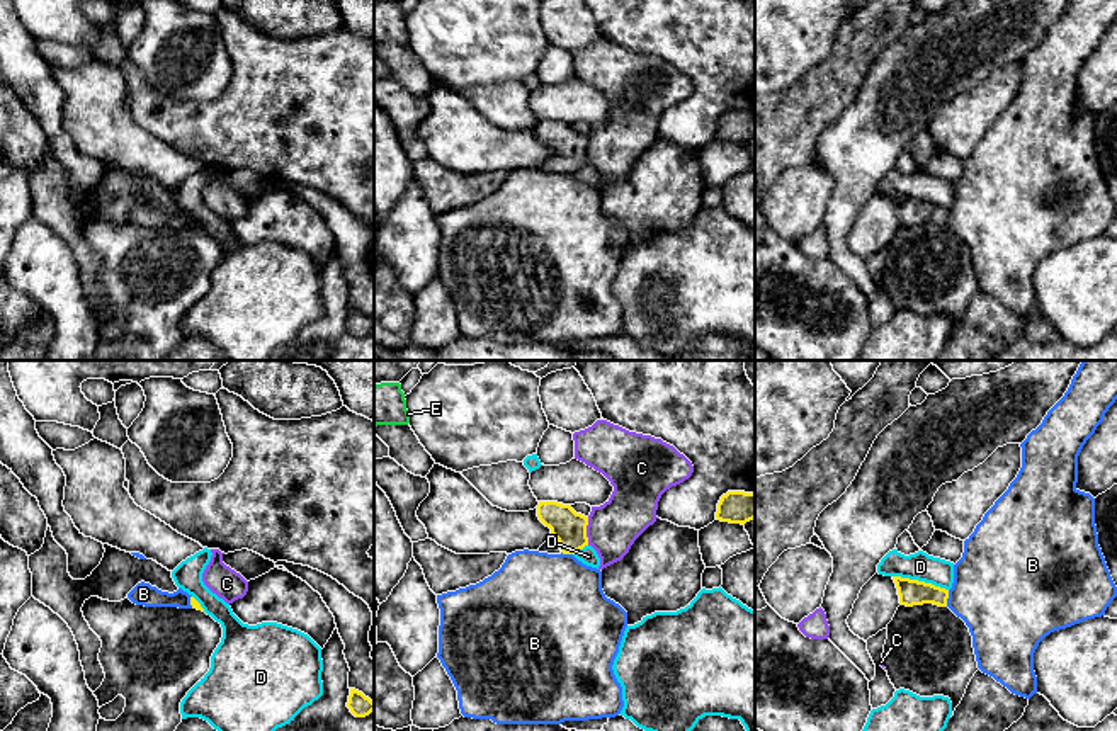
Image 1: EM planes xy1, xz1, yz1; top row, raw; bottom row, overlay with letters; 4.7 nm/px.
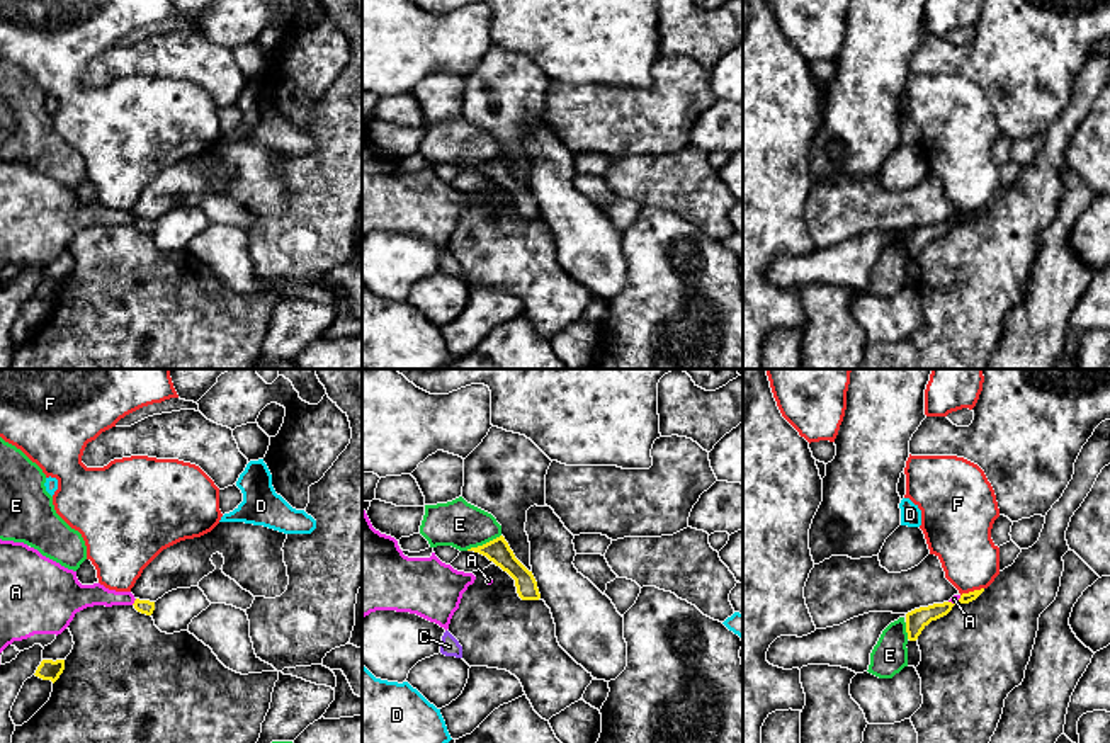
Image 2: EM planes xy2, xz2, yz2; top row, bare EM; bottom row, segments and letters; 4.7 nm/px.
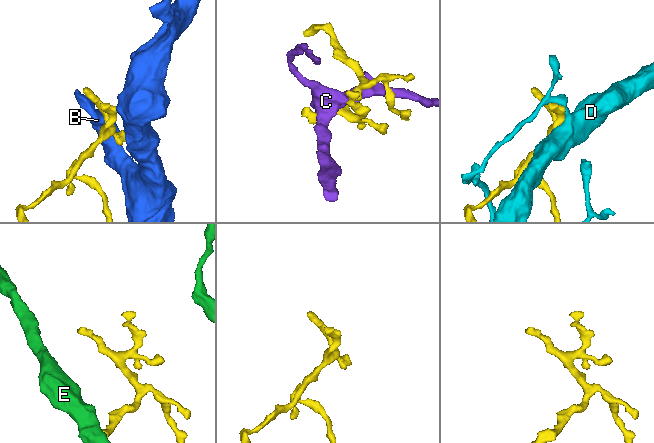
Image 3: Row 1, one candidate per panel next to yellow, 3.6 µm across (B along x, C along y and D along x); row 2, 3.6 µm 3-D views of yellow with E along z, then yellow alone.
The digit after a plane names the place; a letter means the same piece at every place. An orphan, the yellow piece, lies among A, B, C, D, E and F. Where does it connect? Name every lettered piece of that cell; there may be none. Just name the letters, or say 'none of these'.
none of these

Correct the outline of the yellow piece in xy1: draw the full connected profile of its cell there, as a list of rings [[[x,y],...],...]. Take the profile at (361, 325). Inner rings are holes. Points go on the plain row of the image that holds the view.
[[[350,308],[347,326],[355,337],[366,337],[374,330],[374,321],[362,311]]]

